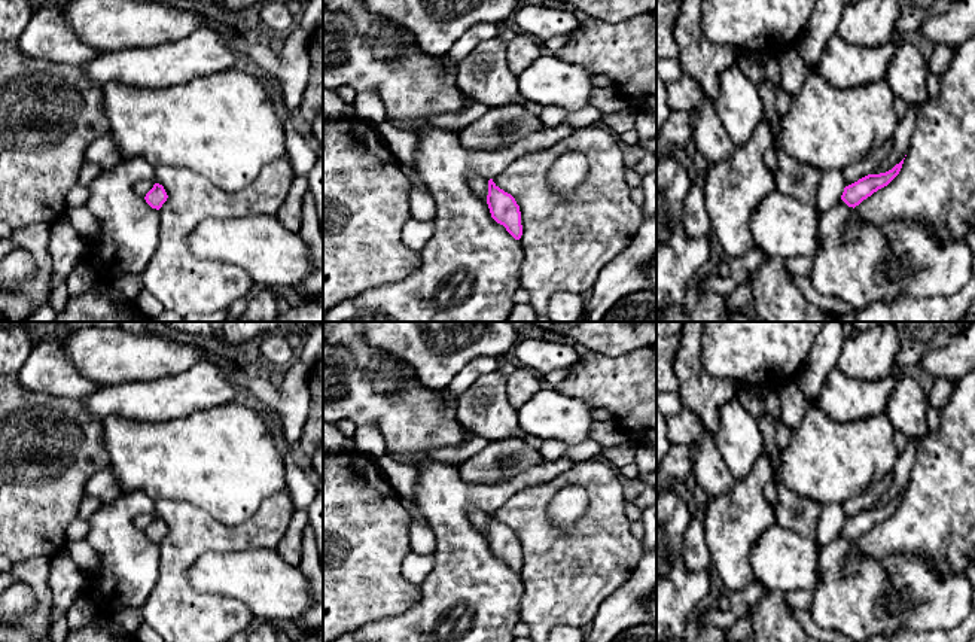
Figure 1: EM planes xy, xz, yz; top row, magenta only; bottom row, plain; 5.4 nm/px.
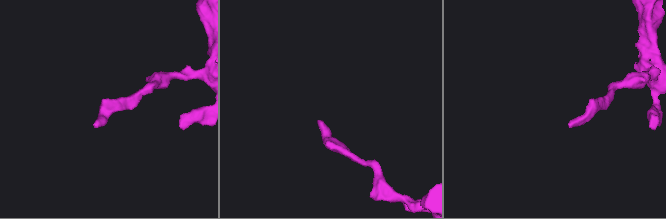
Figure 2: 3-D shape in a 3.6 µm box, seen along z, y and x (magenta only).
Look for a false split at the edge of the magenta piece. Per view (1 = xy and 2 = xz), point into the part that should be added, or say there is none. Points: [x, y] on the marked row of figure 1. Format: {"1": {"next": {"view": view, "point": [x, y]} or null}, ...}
{"1": {"next": null}, "2": {"next": null}}

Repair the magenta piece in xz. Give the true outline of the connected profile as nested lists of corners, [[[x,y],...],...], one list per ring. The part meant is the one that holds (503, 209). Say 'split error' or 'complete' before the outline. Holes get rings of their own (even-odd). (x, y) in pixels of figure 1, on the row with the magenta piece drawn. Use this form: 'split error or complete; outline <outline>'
complete; outline [[[493,179],[488,180],[487,204],[491,217],[503,225],[515,240],[520,240],[522,235],[520,206],[515,198],[500,189]]]

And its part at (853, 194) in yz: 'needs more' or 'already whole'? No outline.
already whole

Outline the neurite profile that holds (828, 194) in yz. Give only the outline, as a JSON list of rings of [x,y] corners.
[[[825,170],[816,191],[816,207],[819,212],[823,213],[832,209],[841,200],[844,188],[841,170]]]

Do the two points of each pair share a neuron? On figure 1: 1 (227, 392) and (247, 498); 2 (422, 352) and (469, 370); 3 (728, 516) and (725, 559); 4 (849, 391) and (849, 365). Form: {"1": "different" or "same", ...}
{"1": "different", "2": "different", "3": "same", "4": "different"}

